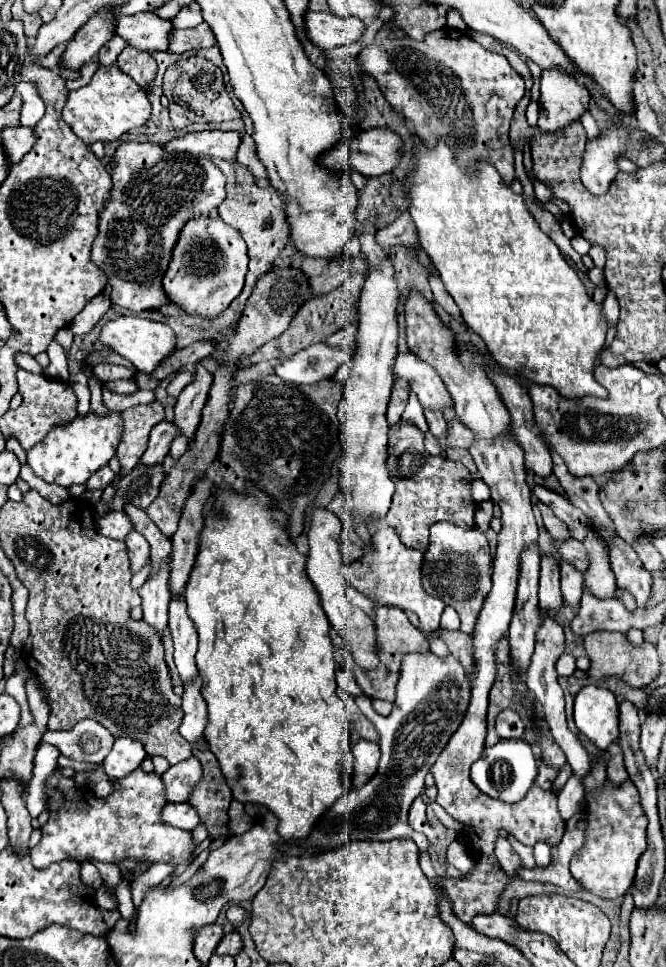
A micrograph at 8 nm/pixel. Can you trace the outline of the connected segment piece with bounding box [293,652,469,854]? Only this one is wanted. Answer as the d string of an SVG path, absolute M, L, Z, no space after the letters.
M433 652L409 654L401 666L401 680L397 684L397 700L389 716L381 716L371 708L369 698L355 700L359 710L379 732L381 760L375 776L363 786L351 786L319 820L307 838L293 842L293 846L307 850L339 850L355 840L393 840L413 838L421 852L429 850L425 834L413 832L407 824L407 812L413 800L423 790L423 780L435 764L441 750L447 746L453 732L459 728L469 704L469 678L459 660L449 654L445 658Z

